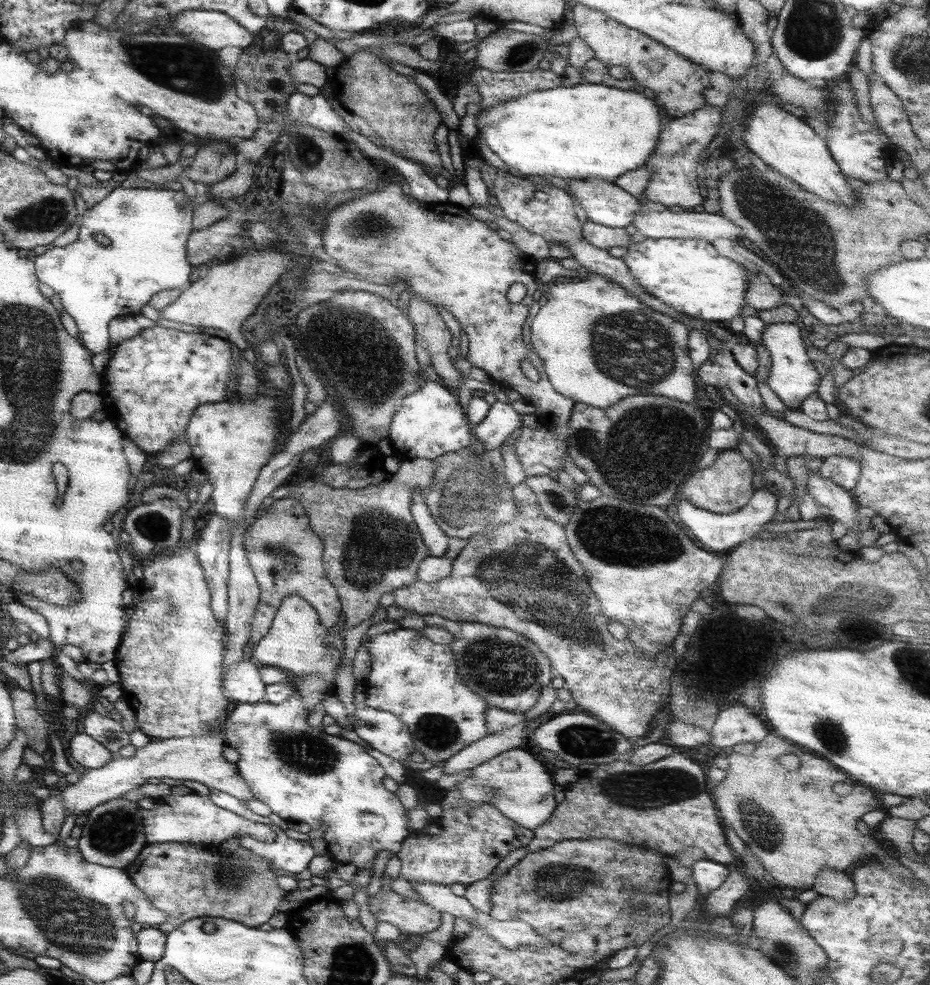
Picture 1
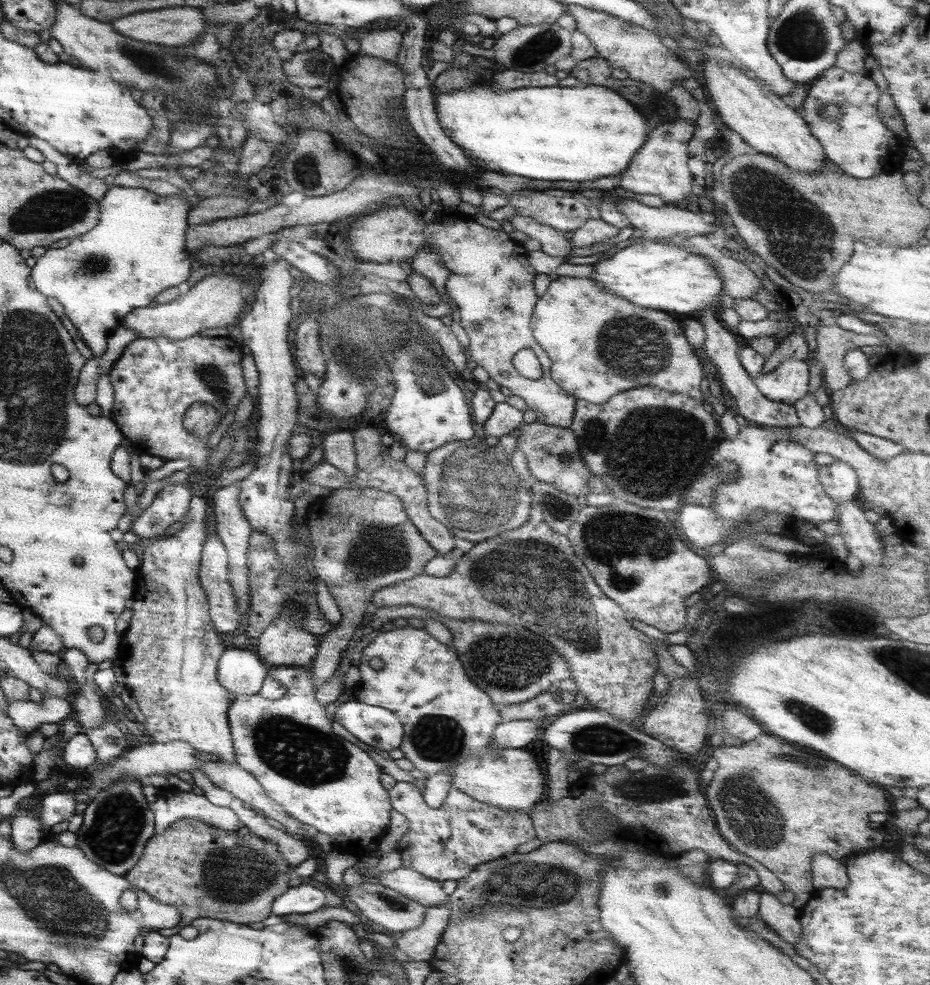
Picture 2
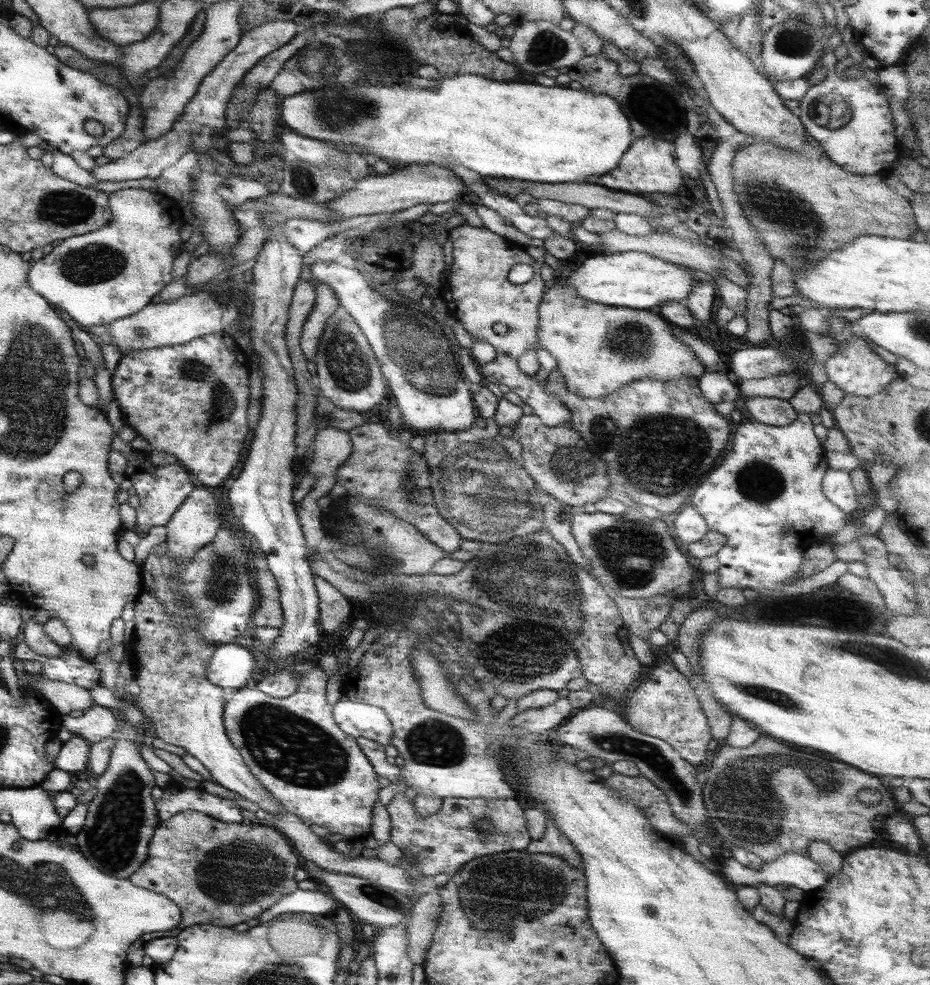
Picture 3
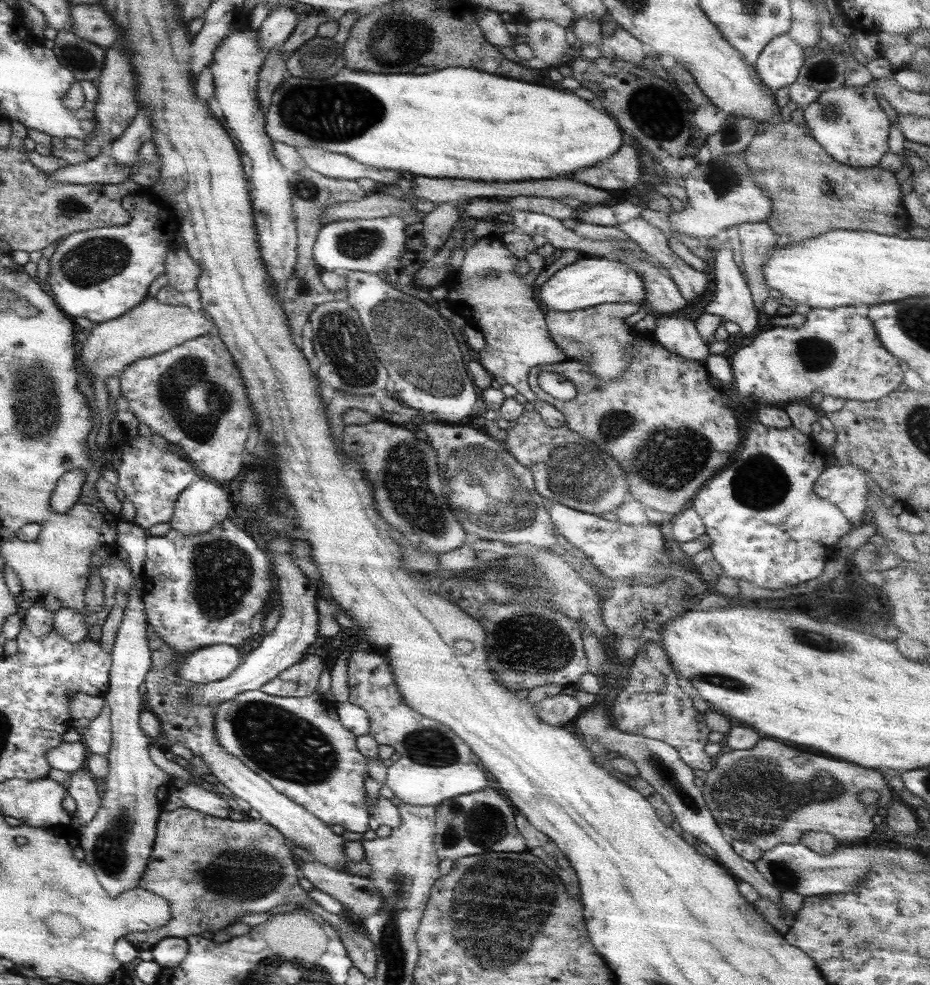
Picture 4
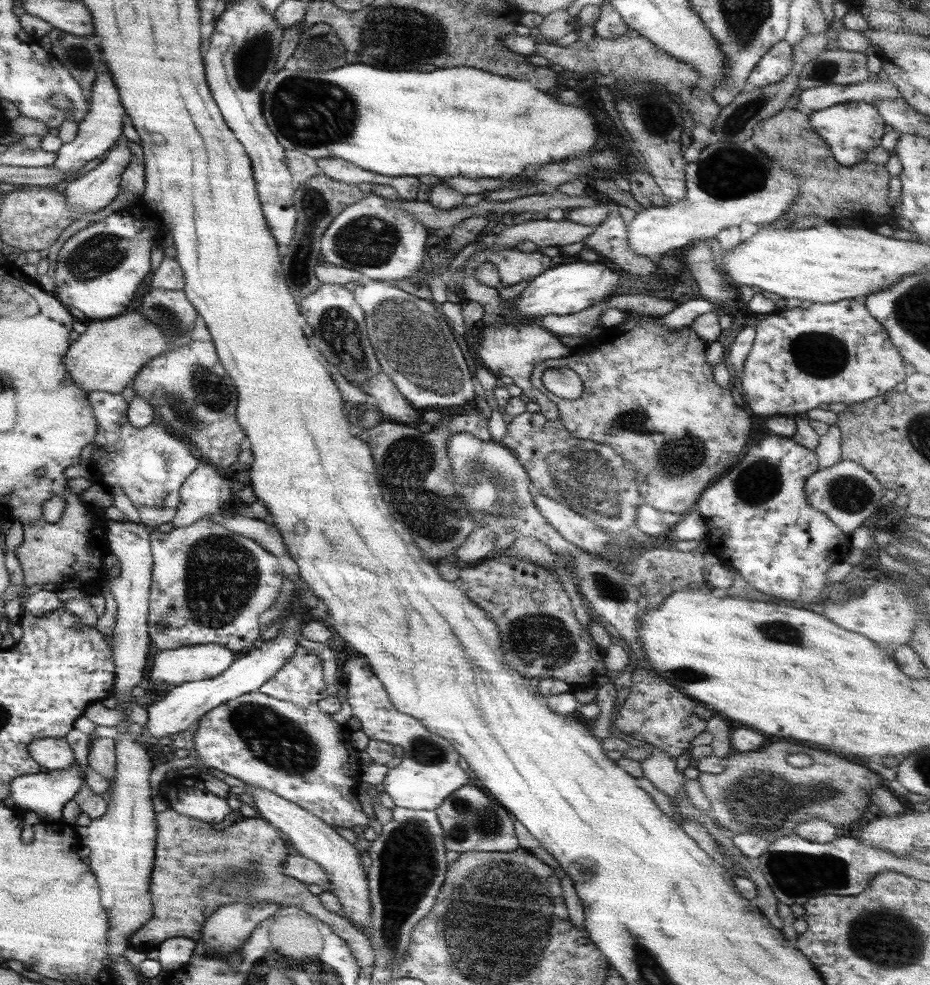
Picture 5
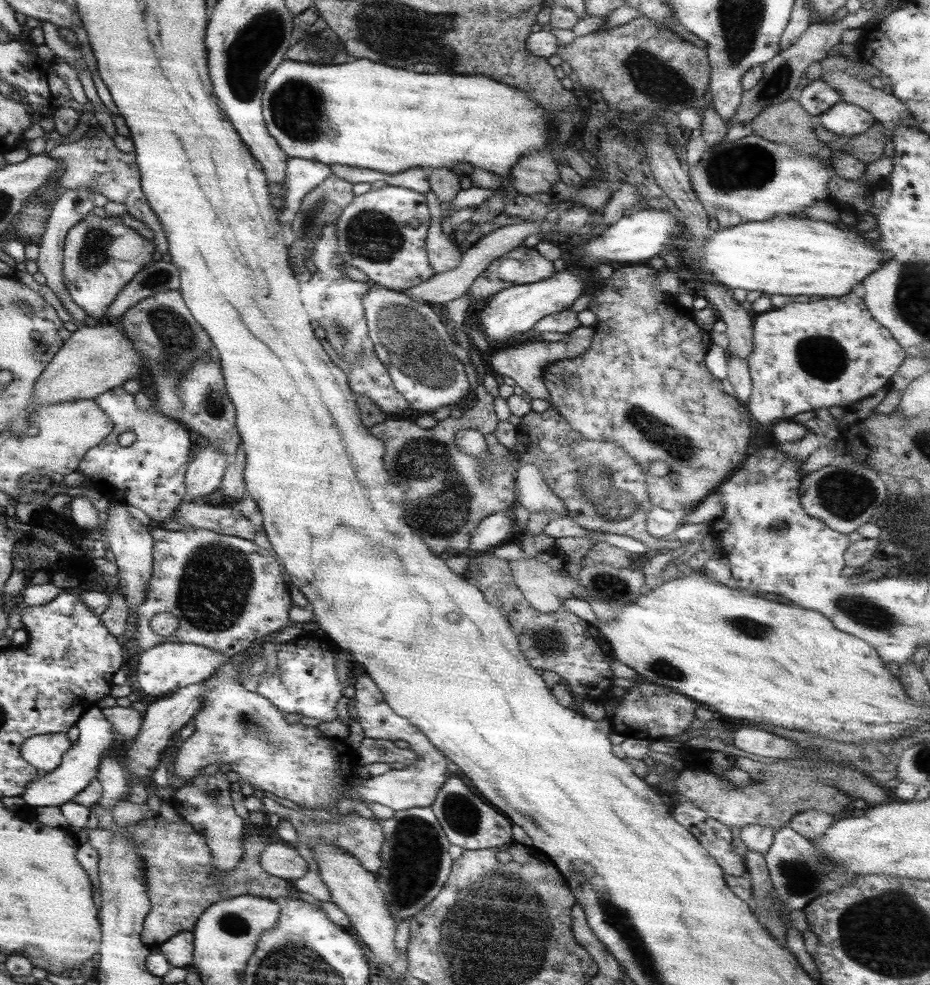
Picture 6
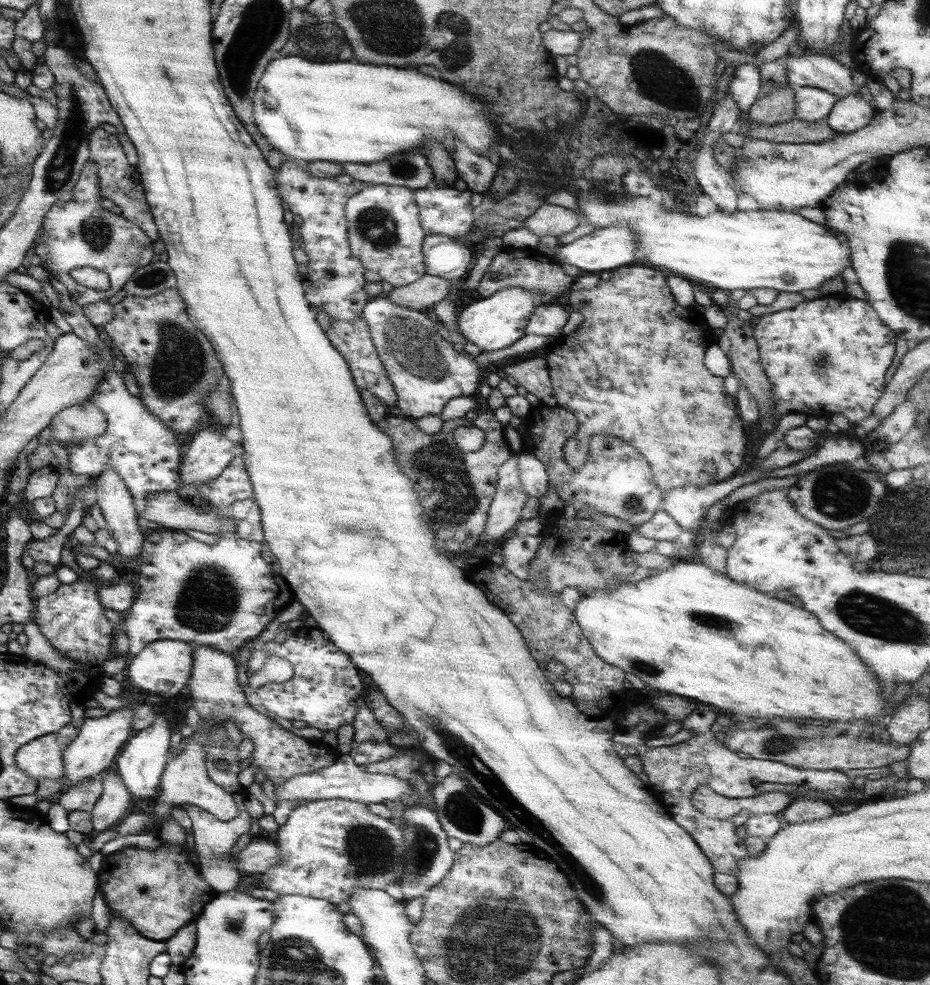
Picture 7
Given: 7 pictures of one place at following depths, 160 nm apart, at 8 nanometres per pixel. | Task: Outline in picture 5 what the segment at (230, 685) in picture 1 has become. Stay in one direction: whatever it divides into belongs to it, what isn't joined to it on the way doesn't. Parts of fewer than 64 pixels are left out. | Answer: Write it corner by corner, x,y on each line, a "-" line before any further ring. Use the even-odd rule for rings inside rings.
197,644
169,650
161,650
153,657
153,663
149,670
149,688
160,689
163,687
163,684
165,684
165,686
173,686
184,682
213,678
214,676
220,675
221,672
224,672
224,670
231,664
231,661
235,660
233,654
234,652
232,650
218,644

